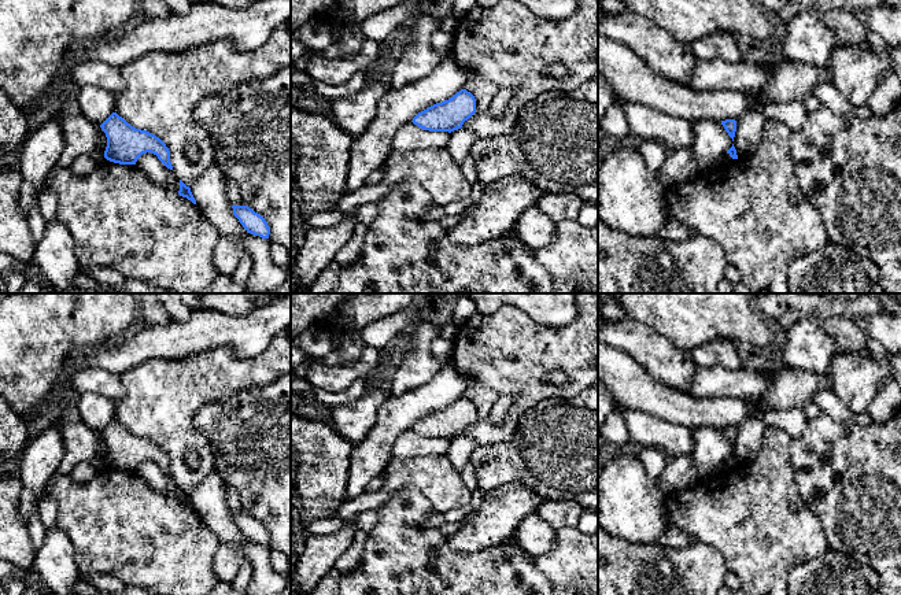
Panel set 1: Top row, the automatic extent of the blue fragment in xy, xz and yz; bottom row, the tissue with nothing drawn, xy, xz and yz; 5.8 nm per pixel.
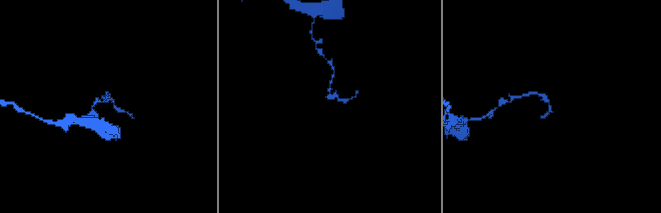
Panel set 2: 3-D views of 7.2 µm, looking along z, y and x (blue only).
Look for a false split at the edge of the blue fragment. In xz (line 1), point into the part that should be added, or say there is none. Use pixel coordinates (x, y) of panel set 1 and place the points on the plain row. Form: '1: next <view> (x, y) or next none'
1: next none

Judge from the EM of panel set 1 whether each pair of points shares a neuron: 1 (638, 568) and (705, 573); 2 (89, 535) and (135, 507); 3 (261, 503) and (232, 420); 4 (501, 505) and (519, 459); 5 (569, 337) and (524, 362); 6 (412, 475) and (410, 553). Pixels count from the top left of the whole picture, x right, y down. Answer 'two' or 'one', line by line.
1: one
2: one
3: one
4: two
5: one
6: two

